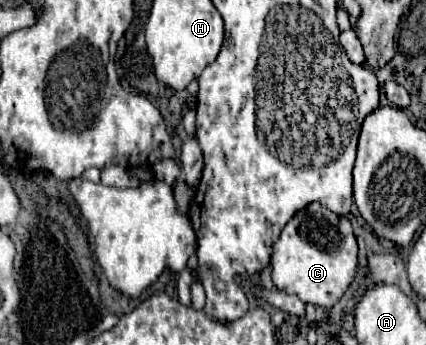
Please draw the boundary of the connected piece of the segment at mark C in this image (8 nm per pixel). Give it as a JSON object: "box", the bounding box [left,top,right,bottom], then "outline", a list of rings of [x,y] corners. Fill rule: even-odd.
{"box":[271,202,357,308],"outline":[[[319,202],[297,212],[273,244],[271,268],[275,286],[309,304],[333,308],[351,286],[357,266],[357,240],[349,218],[329,212]]]}

